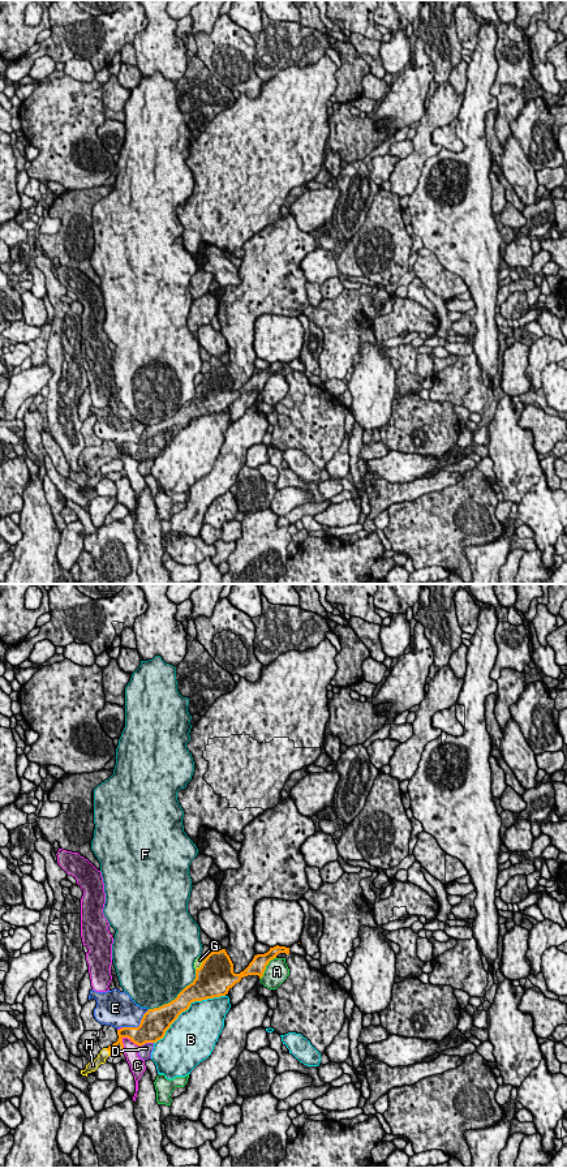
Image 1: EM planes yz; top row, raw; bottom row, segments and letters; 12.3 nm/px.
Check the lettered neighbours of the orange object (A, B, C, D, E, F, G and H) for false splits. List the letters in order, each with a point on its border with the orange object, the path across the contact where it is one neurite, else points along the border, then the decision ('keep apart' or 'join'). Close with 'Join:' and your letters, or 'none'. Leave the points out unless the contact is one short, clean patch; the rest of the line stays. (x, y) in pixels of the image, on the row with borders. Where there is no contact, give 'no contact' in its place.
A: meets orange in yz at (265, 967); keep apart
B: meets orange in yz at (187, 1009); keep apart
C: meets orange in yz at (130, 1039); border along yz (121, 1038), (129, 1038), (140, 1046); keep apart
D: meets orange in yz at (146, 1042); keep apart
E: meets orange in yz at (140, 1025); keep apart
F: meets orange in yz at (176, 997); keep apart
G: meets orange in yz at (201, 965); keep apart
H: meets orange in yz at (110, 1052); runs through yz (116, 1048), (110, 1052), (104, 1053); join
Join: H

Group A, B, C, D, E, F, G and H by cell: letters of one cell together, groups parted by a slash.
A / B / C / D / E G / F / H

